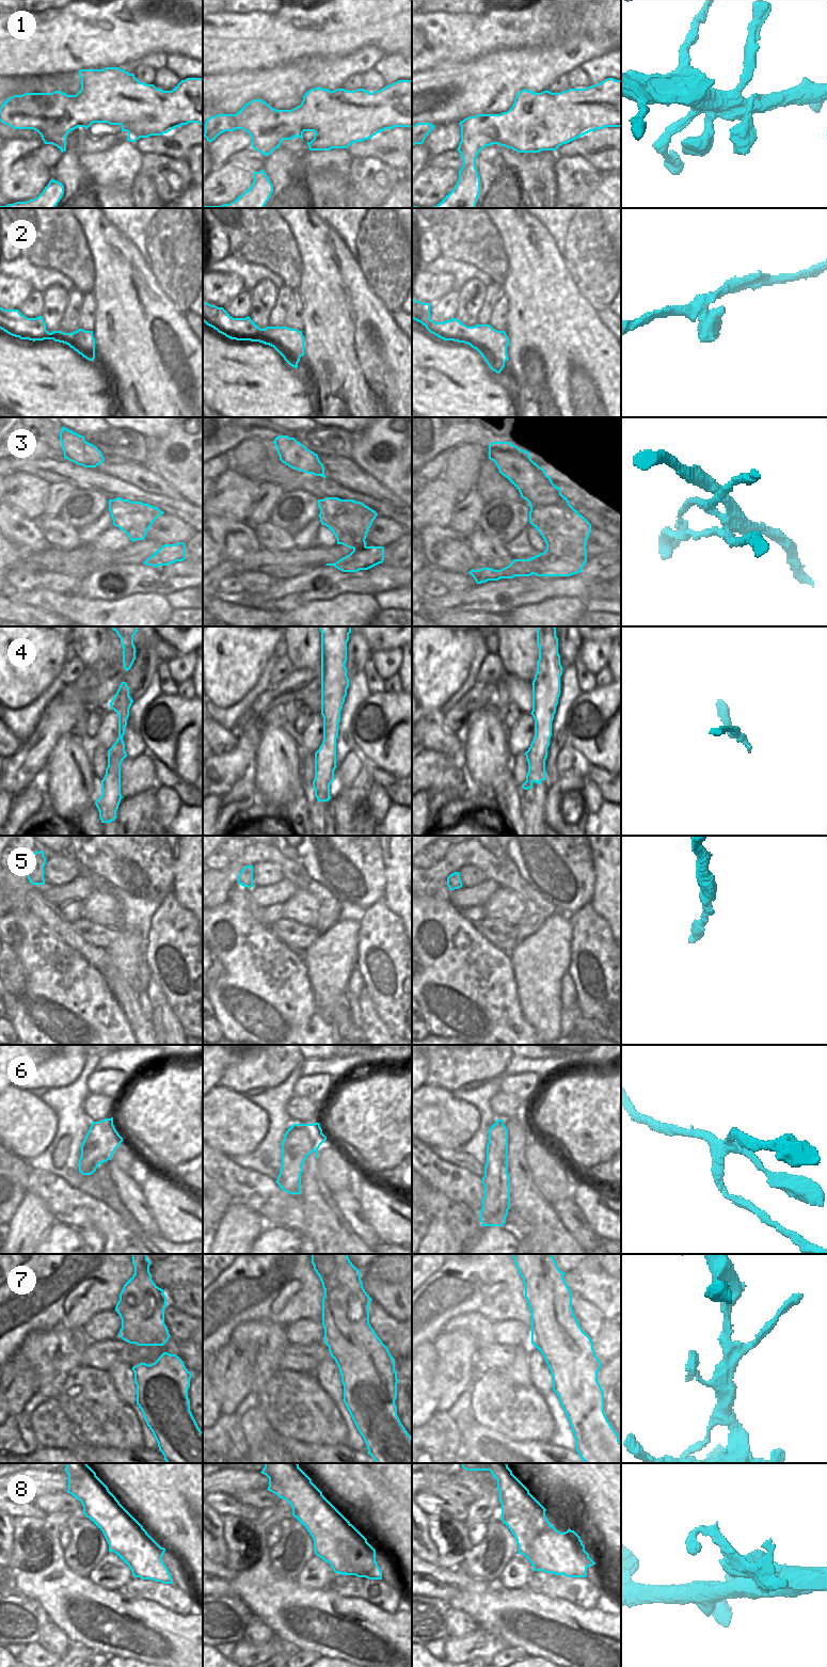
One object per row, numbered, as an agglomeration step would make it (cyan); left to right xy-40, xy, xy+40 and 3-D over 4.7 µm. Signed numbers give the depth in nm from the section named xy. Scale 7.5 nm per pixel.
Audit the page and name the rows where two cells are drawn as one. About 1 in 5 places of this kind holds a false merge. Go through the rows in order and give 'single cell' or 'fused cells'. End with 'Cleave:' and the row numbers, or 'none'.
1: single cell
2: single cell
3: fused cells
4: fused cells
5: single cell
6: single cell
7: single cell
8: fused cells
Cleave: 3, 4, 8

